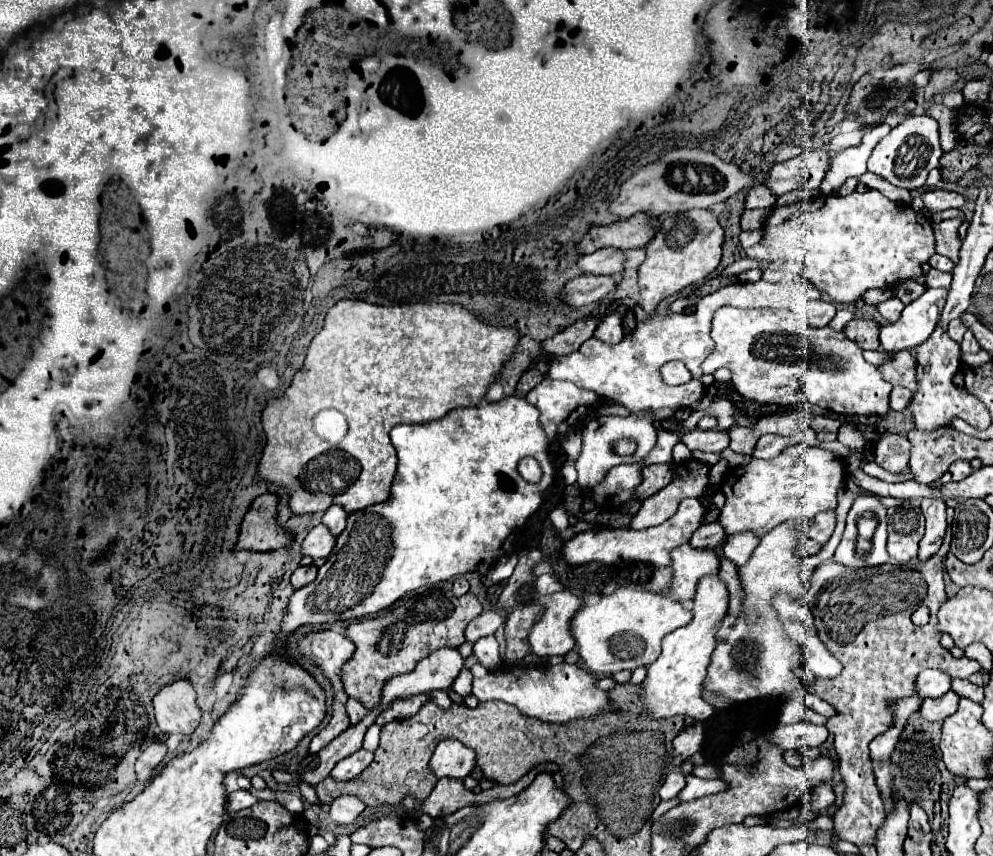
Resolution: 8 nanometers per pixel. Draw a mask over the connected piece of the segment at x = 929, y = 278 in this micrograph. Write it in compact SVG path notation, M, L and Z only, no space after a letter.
M930 270L926 274L926 286L928 288L950 288L952 282L952 274L950 272L938 272L938 270Z

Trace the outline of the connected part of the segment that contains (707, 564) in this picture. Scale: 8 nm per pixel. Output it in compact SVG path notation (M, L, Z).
M682 544L670 552L672 558L672 582L668 594L680 600L690 602L696 594L696 586L704 576L716 576L720 568L720 558L724 556L722 546L696 550L690 544Z

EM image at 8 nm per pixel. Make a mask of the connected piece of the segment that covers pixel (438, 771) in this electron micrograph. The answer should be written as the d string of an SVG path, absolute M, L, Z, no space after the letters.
M444 740L436 746L430 768L438 778L450 776L464 780L476 768L476 754L458 740Z

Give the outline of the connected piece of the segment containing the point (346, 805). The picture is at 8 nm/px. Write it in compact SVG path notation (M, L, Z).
M338 796L332 804L330 804L330 818L334 822L334 826L348 826L352 824L360 812L366 806L362 804L362 800L358 800L356 796Z

